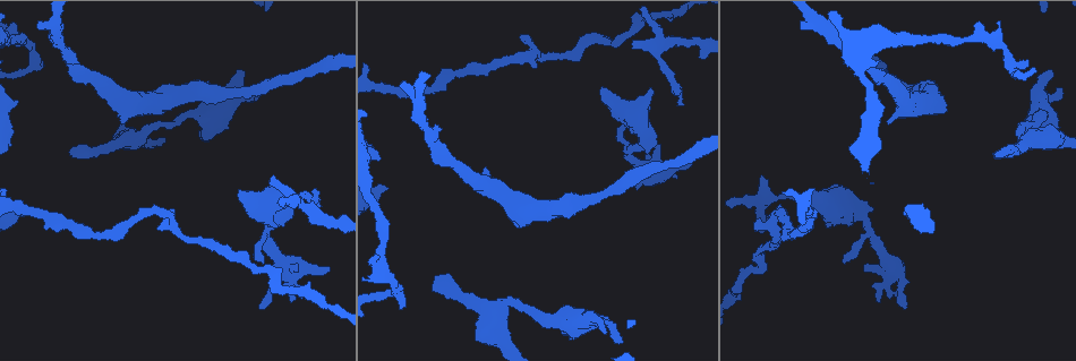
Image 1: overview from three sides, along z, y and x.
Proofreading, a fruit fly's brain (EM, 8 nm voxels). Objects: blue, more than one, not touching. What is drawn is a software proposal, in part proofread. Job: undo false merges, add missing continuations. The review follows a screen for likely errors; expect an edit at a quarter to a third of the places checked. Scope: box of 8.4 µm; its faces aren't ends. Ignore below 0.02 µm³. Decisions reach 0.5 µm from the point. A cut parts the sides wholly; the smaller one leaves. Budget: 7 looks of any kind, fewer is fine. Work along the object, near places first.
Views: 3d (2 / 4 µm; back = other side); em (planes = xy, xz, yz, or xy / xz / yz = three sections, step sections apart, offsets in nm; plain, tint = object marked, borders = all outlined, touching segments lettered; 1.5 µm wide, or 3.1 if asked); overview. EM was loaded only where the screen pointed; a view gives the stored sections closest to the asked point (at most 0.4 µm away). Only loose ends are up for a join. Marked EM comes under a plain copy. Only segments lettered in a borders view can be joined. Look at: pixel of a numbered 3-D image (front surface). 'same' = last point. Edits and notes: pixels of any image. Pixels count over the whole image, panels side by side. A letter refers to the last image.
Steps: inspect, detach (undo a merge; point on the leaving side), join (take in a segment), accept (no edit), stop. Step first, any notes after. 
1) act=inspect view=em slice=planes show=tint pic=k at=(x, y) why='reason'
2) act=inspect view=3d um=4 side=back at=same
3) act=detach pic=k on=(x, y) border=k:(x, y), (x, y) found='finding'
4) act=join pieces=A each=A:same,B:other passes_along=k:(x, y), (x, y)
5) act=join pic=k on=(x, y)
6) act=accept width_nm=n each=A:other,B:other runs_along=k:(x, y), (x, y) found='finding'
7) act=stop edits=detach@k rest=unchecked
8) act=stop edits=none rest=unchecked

act=inspect view=em slice=planes show=borders pic=1 at=(762, 176)

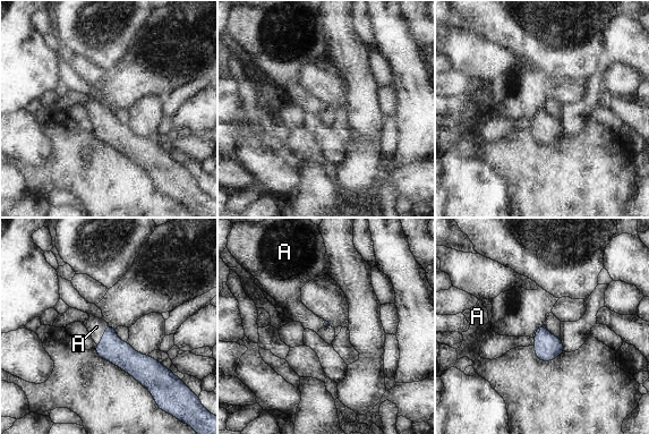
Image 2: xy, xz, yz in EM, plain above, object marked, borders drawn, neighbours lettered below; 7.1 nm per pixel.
act=join pieces=A each=A:same passes_along=2:(111, 348), (103, 334), (96, 326) found='it goes on there'

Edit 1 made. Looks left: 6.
act=inspect view=overview why='see it whole again'

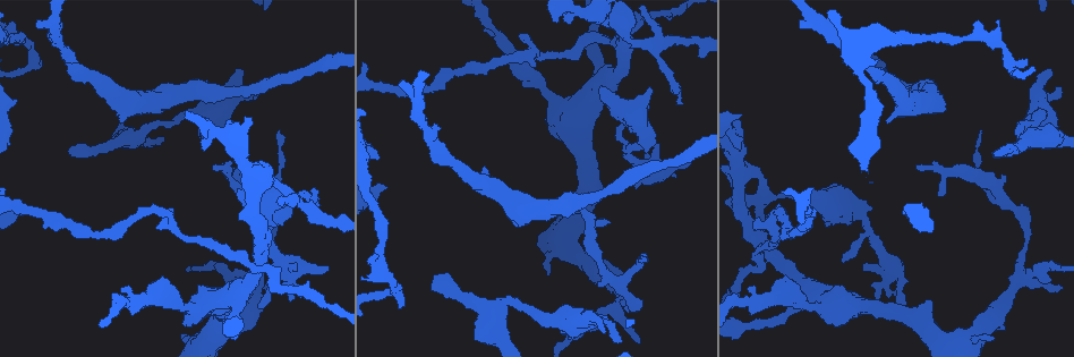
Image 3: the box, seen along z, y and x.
act=inspect view=3d um=4 pic=3 at=(326, 271) why='free end'

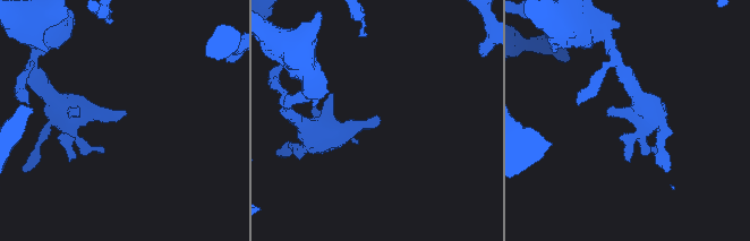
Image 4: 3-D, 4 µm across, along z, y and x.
act=inspect view=em slice=planes show=borders pic=4 at=(380, 119)

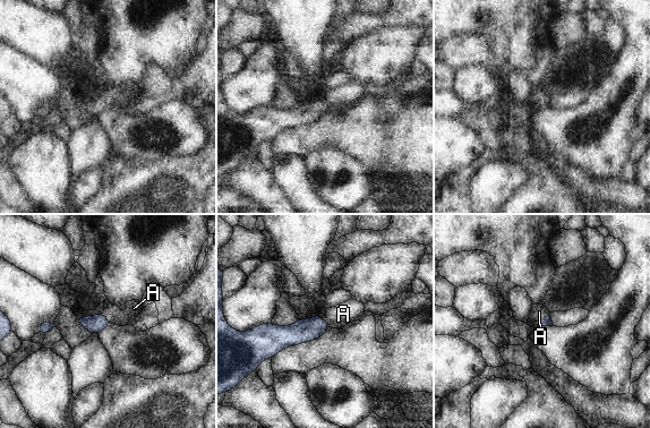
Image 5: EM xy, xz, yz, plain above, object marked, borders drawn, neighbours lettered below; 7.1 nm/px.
act=join pieces=A each=A:same passes_along=5:(304, 331), (324, 320), (343, 314) found='it goes on there'

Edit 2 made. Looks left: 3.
act=inspect view=overview why='redraw'

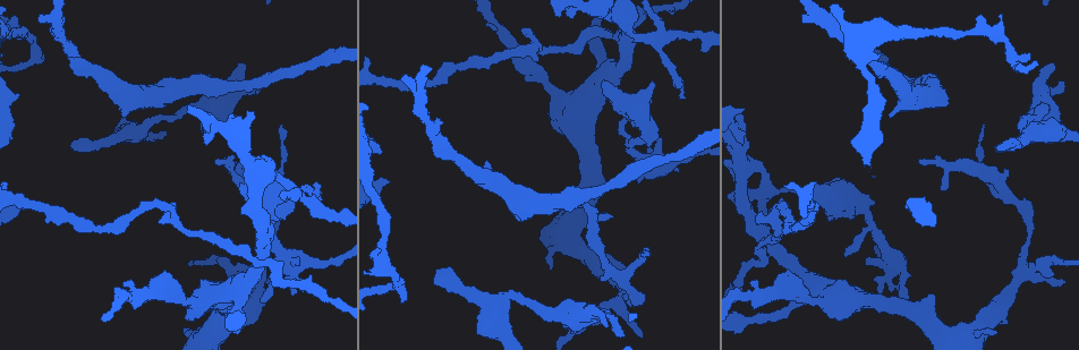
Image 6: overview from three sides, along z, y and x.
act=inspect view=em slice=xy step=8 show=borders pic=6 at=(1000, 150) why='free end'

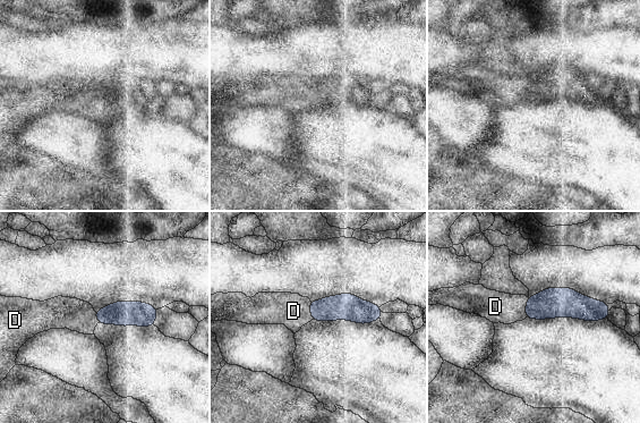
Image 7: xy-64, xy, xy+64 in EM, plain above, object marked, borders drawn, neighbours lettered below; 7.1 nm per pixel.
act=inspect view=em slice=planes show=borders at=same why='another direction'

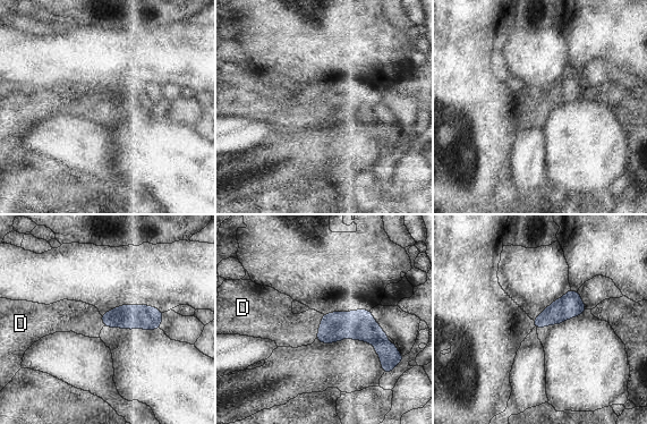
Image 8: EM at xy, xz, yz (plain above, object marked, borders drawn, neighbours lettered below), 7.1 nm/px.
act=join pieces=D each=D:same passes_along=8:(333, 327), (320, 327), (287, 329) found='the neuron continues'

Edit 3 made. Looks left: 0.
act=stop edits=join@2,join@5,join@8 rest=unchecked

